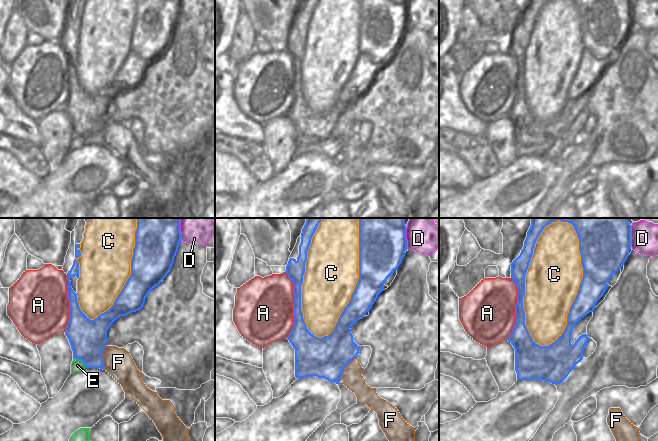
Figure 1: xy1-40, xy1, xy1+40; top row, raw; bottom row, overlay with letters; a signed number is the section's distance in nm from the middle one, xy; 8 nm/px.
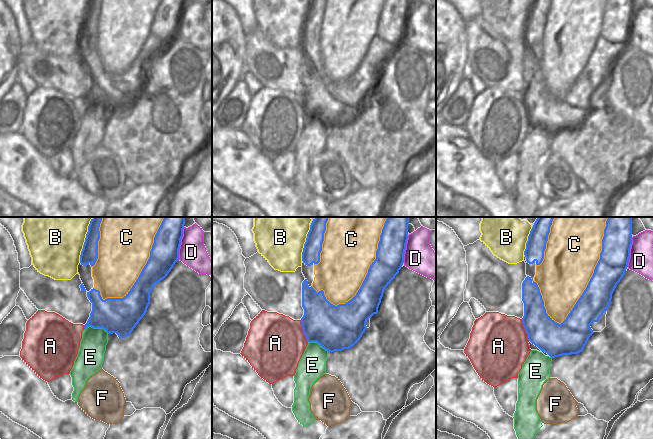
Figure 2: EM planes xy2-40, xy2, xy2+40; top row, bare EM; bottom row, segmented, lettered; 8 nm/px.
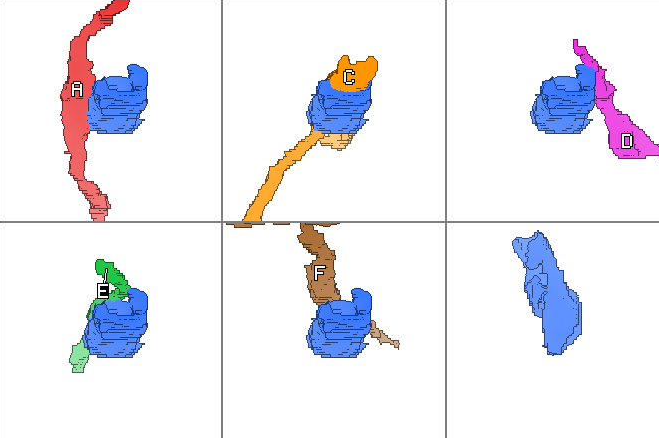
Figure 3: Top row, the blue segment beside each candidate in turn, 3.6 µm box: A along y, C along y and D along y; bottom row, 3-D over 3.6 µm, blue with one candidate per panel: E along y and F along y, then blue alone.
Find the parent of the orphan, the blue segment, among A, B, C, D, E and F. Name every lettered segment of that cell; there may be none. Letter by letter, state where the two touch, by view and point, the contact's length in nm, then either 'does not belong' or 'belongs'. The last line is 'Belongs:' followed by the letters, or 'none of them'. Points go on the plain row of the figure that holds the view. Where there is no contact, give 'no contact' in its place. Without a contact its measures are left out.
A: xy1 (293, 80) | 550 nm | does not belong
B: xy2-40 (84, 19) | 320 nm | does not belong
C: xy1+40 (578, 65) | 1000 nm | belongs
D: xy2-40 (180, 19) | 280 nm | does not belong
E: xy2-40 (96, 103) | 200 nm | does not belong
F: xy1 (342, 146) | 260 nm | does not belong
Belongs: C

